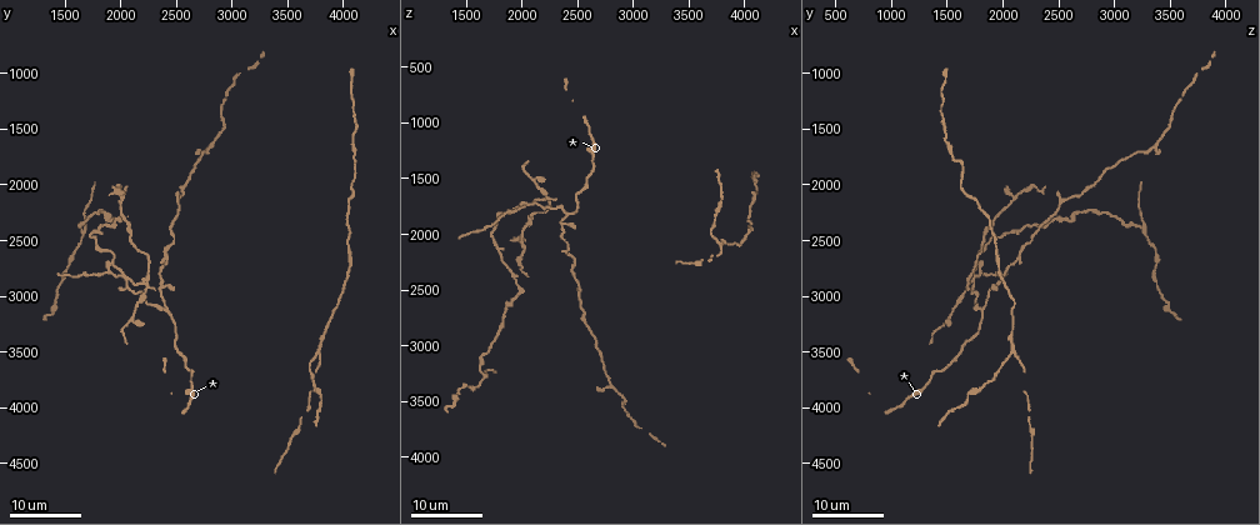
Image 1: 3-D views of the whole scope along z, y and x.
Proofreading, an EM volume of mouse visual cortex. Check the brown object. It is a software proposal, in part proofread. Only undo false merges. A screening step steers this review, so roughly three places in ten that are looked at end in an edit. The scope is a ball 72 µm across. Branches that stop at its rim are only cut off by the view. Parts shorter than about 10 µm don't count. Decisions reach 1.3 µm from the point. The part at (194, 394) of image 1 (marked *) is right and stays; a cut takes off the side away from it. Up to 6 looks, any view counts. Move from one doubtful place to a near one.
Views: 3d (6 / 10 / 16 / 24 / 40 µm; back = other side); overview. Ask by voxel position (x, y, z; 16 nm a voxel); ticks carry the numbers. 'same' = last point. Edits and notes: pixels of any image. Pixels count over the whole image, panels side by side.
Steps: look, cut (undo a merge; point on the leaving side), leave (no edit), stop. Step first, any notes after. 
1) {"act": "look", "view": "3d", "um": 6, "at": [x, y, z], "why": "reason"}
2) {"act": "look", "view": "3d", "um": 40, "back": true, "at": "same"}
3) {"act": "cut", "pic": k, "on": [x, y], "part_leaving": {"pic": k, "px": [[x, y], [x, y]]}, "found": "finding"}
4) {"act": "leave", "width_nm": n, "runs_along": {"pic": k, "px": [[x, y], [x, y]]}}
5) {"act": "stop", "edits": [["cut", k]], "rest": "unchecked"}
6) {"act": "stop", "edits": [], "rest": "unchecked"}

{"act": "look", "view": "3d", "um": 24, "at": [2400, 3100, 1820], "why": "branch point"}

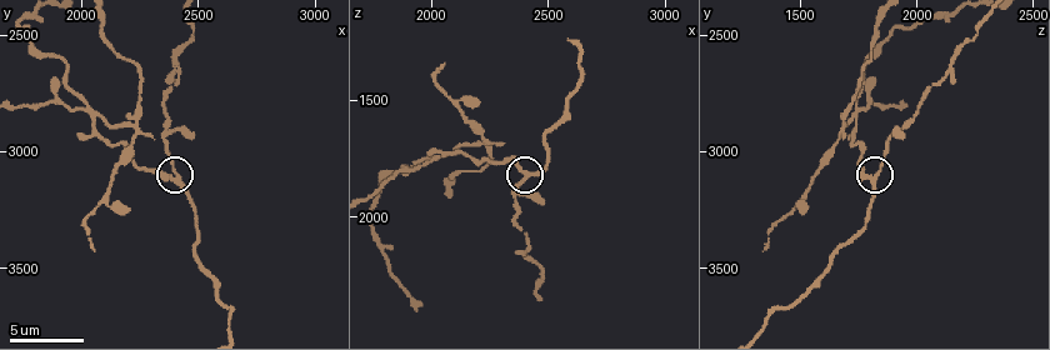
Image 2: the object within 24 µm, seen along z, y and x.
{"act": "look", "view": "3d", "um": 6, "at": [2400, 3130, 1810]}

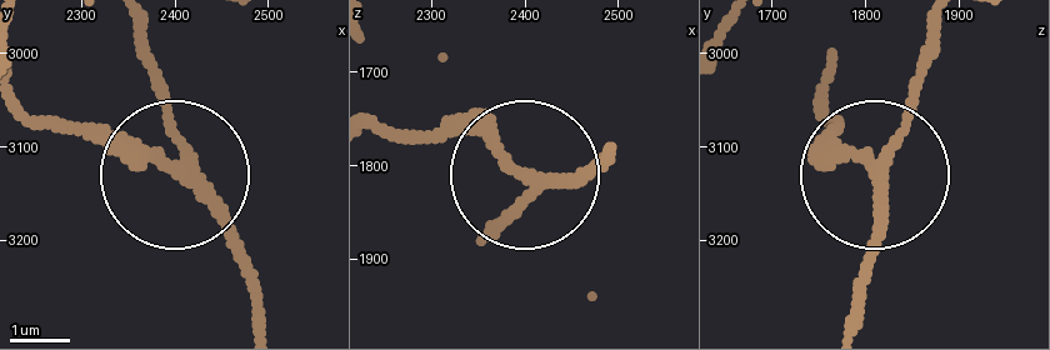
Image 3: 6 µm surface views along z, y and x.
{"act": "look", "view": "3d", "um": 6, "back": true, "at": [2395, 3115, 1815], "why": "from behind"}

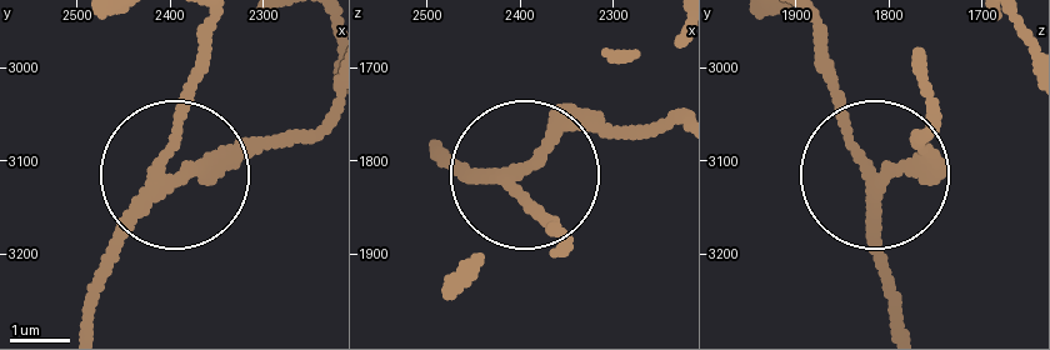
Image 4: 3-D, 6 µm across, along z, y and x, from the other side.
{"act": "leave", "arms": 3, "runs_along": {"pic": 4, "px": [[91, 321], [116, 246], [166, 186], [196, 23]]}, "found": "all the same neuron"}

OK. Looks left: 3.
{"act": "look", "view": "3d", "um": 6, "at": [2060, 2830, 1740], "why": "looks like a crossing"}

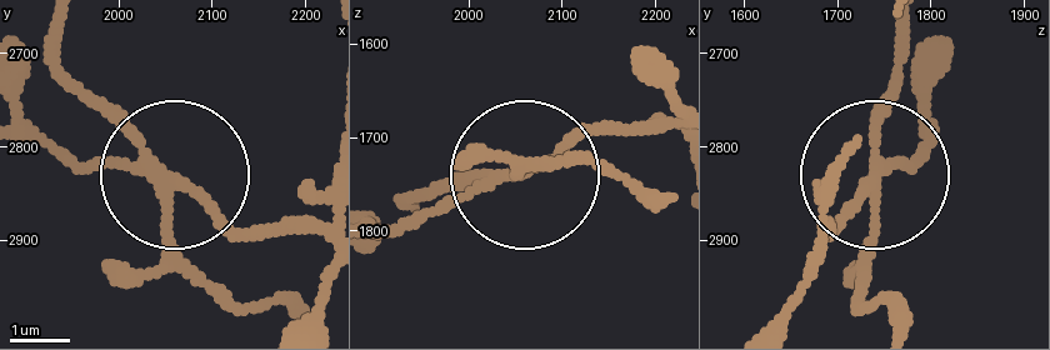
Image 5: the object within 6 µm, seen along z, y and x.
{"act": "cut", "pic": 5, "on": [223, 233], "side_arm_um": 25, "part_leaving": {"pic": 5, "px": [[173, 169], [256, 229], [316, 184]]}, "found": "two neurons meet here"}

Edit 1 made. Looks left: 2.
{"act": "look", "view": "3d", "um": 16, "at": [1960, 2320, 2560], "why": "narrows sharply"}

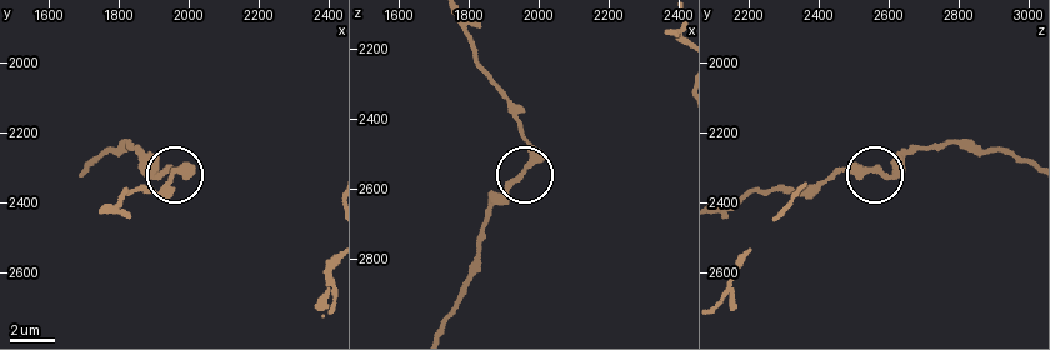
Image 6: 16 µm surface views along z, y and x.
{"act": "look", "view": "3d", "um": 10, "at": [1940, 2300, 2570]}

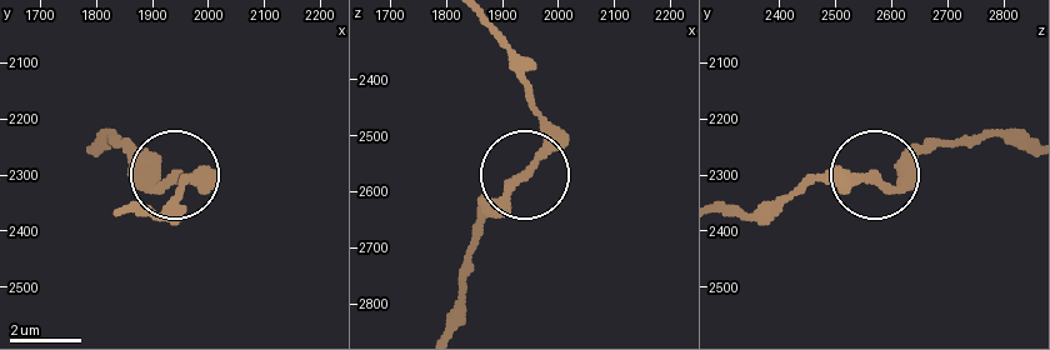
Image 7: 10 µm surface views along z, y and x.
{"act": "leave", "runs_along": {"pic": 7, "px": [[480, 21], [539, 110], [543, 146], [474, 224]]}, "found": "continuous, no second neuron"}

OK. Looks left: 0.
{"act": "stop", "edits": [["cut", 5]], "rest": "unchecked"}

